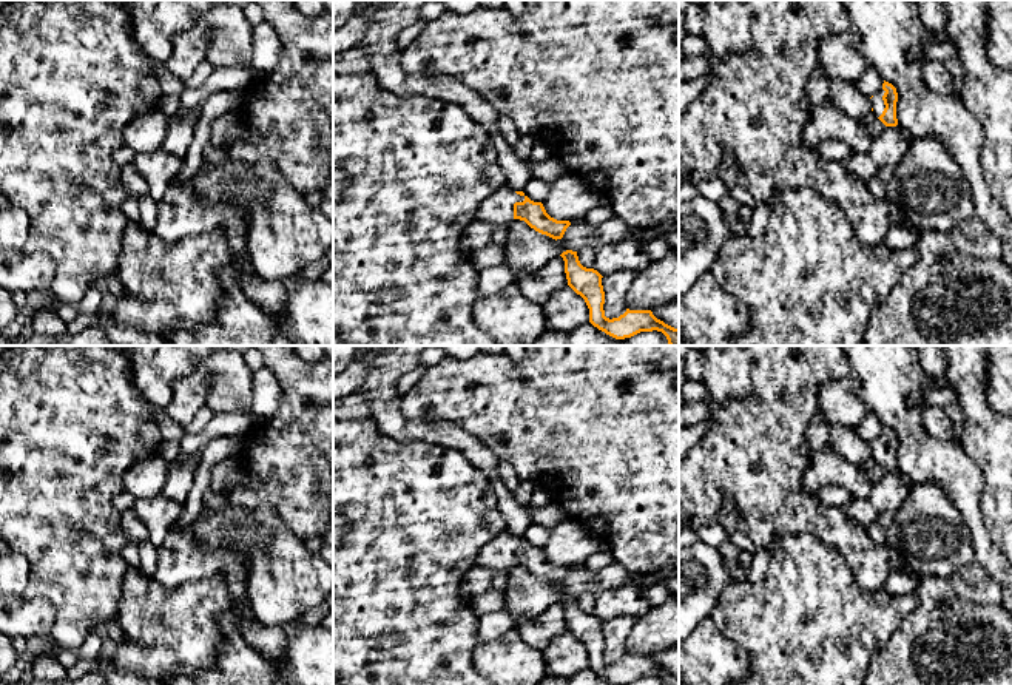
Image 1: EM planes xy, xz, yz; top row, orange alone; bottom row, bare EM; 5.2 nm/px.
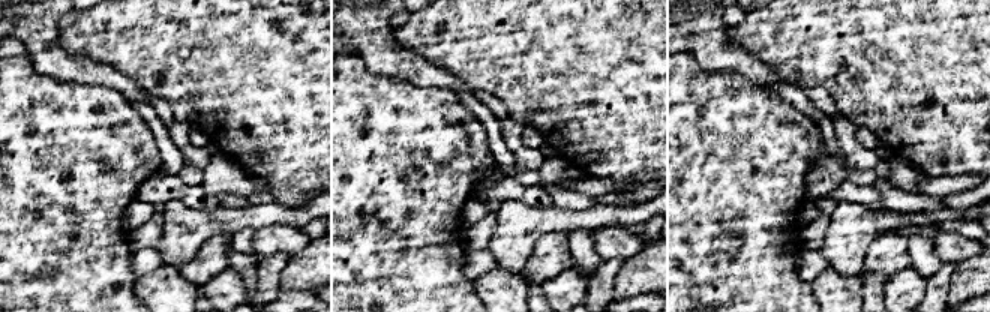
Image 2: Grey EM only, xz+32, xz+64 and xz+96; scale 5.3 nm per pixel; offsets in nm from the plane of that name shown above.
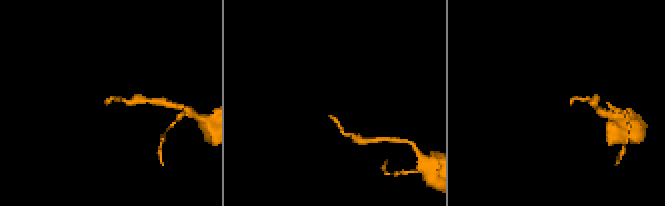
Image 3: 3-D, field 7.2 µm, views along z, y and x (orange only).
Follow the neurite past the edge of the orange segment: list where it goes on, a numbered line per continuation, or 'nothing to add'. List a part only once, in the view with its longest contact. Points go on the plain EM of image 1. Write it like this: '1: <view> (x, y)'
1: xz (497, 554)

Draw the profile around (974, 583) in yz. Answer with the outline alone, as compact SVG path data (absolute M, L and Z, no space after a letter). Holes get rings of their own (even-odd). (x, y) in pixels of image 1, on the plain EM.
M978 562L952 574L950 583L963 599L977 605L997 605L1003 602L998 582Z

